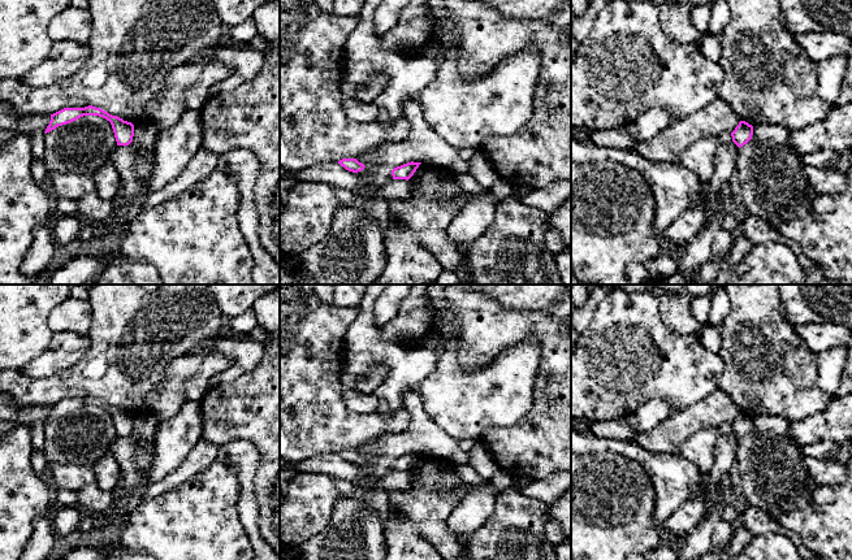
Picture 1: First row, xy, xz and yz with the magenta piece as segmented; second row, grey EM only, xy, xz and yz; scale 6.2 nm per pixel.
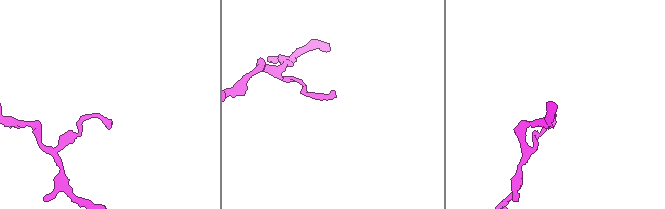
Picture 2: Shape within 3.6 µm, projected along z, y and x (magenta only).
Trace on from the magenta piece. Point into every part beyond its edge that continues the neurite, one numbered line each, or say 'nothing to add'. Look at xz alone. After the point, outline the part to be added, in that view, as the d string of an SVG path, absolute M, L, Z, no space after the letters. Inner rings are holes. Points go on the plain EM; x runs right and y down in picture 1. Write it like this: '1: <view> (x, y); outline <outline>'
nothing to add

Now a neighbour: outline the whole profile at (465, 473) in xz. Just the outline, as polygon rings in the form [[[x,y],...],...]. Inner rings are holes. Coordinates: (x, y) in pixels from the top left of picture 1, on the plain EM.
[[[455,465],[455,474],[460,479],[460,482],[472,486],[488,482],[484,481],[470,465]]]

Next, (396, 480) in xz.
[[[336,452],[315,455],[293,464],[295,470],[304,473],[325,473],[333,478],[341,478],[350,483],[372,483],[377,489],[386,491],[408,490],[411,476],[406,470],[392,470],[388,474],[376,478],[368,476],[356,464],[346,461]]]

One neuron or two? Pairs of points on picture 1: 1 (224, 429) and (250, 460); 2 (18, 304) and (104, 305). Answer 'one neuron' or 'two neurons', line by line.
1: two neurons
2: two neurons

